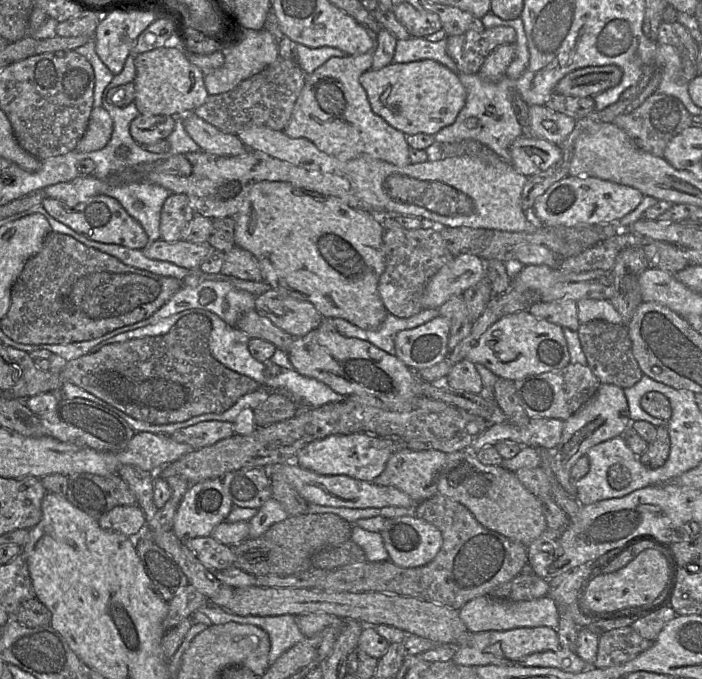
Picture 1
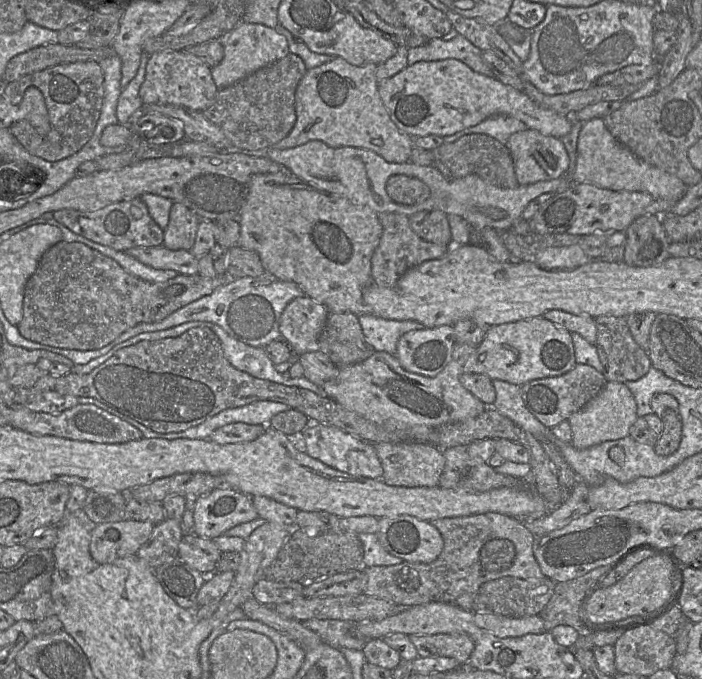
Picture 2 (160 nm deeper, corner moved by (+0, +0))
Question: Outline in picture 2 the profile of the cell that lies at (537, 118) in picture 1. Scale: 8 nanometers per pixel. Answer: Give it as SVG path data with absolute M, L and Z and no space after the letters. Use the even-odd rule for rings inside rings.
M455 59L421 61L407 66L393 77L379 82L378 91L392 121L411 137L450 136L475 126L491 116L503 114L519 119L529 129L560 139L571 131L574 120L537 105L525 92L503 84L494 76L477 73Z

